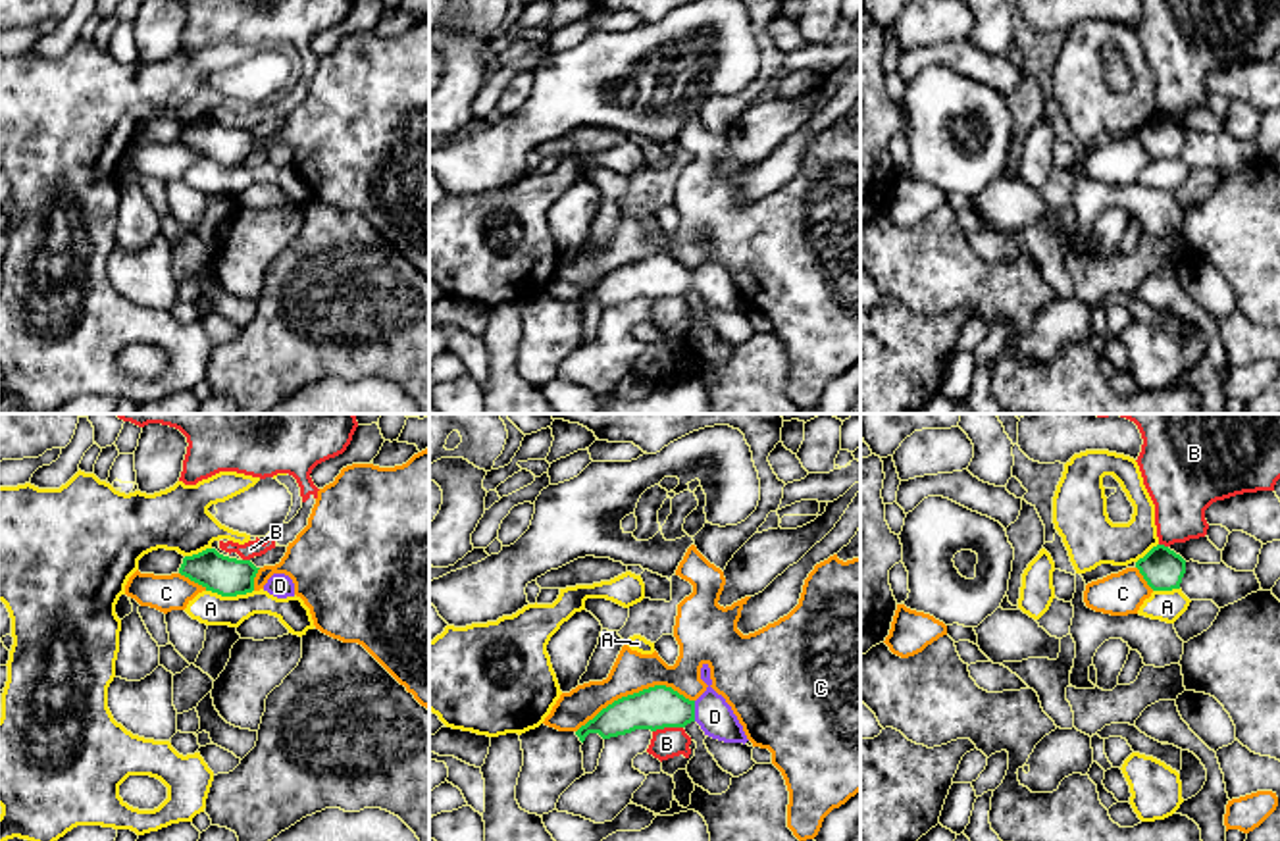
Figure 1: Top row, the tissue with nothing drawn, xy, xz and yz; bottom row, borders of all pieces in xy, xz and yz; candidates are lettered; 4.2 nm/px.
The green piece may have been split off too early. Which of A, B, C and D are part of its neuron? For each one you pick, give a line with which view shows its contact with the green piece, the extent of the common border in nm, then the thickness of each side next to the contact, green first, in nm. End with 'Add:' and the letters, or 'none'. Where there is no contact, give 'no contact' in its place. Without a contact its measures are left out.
D: contact in xz; length 90 nm; calibres 180 and 150 nm
Add: D

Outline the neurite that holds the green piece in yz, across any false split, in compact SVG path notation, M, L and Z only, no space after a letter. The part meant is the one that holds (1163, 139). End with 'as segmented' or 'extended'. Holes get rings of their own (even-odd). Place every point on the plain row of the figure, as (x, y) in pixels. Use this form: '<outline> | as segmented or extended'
M1165 114L1153 115L1136 137L1153 160L1180 158L1186 129Z | as segmented

